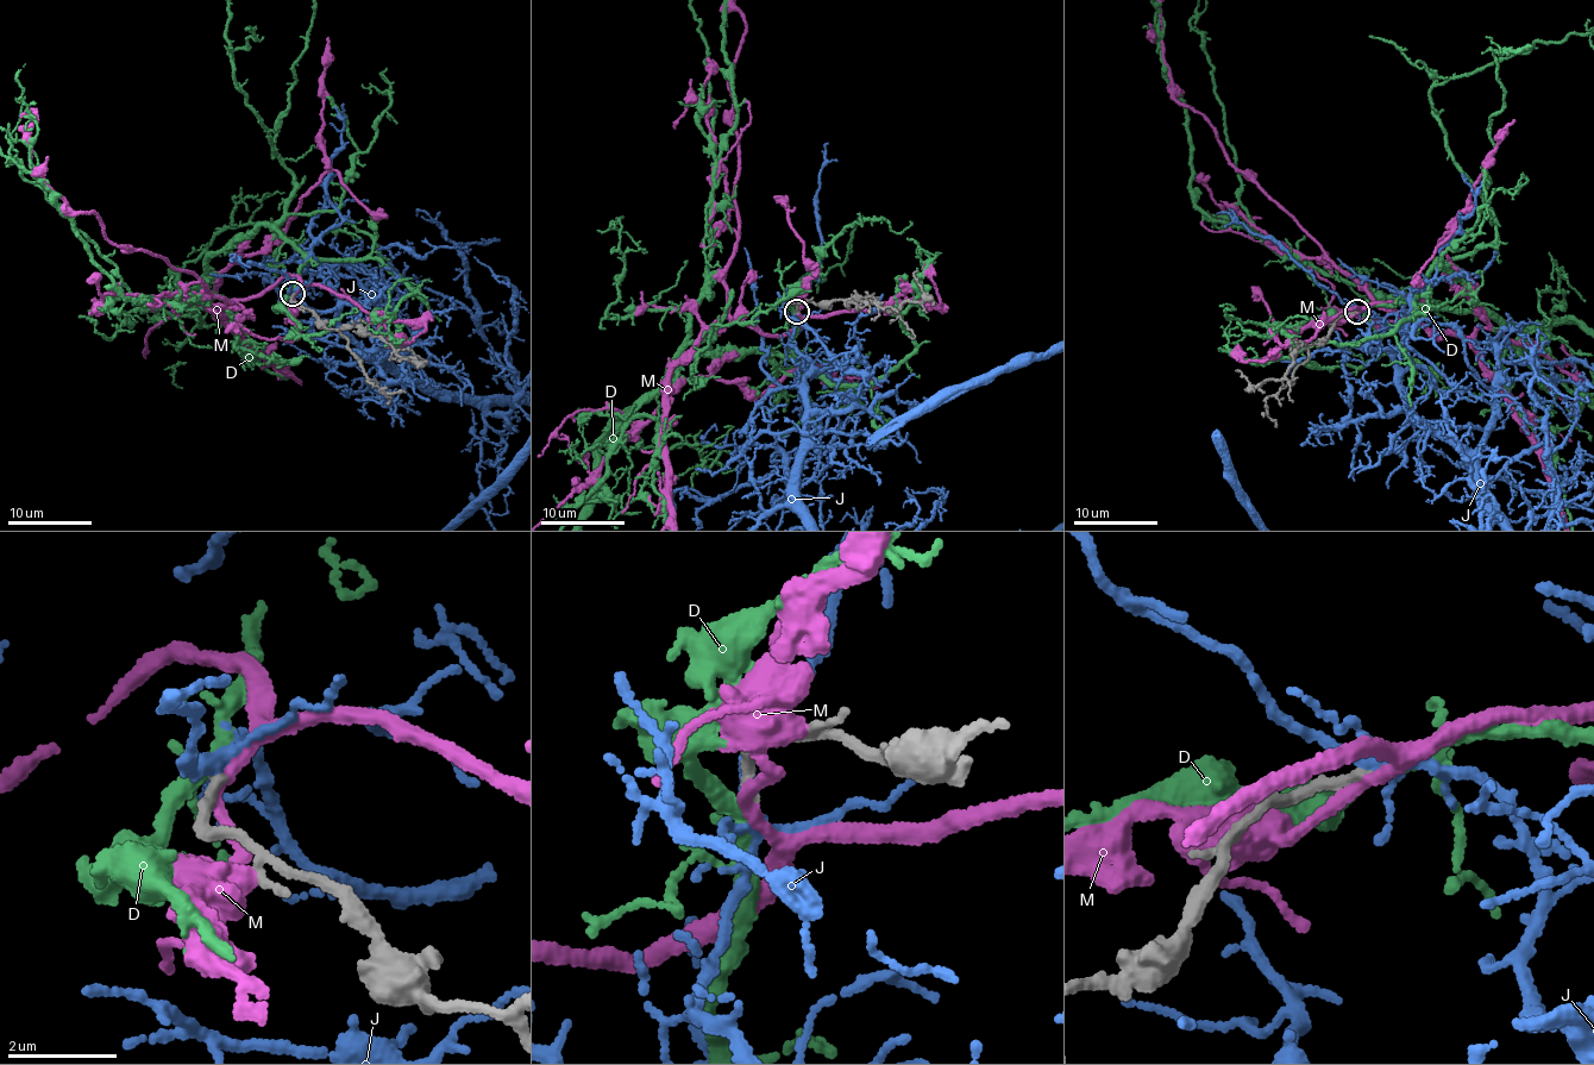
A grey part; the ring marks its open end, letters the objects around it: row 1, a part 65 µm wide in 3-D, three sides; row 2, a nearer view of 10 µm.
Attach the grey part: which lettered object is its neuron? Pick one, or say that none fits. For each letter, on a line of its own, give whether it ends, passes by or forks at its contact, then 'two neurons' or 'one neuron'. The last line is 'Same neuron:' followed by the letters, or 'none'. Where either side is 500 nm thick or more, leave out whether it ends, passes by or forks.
D: it passes by; one neuron
J: it forks; two neurons
M: it passes by; two neurons
Same neuron: D

